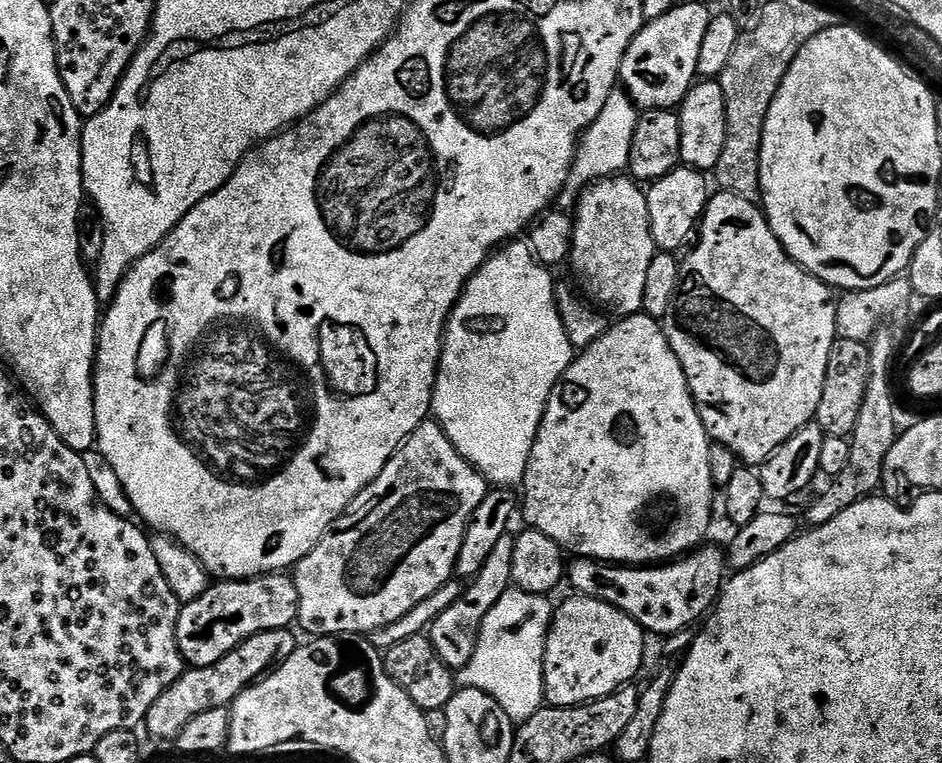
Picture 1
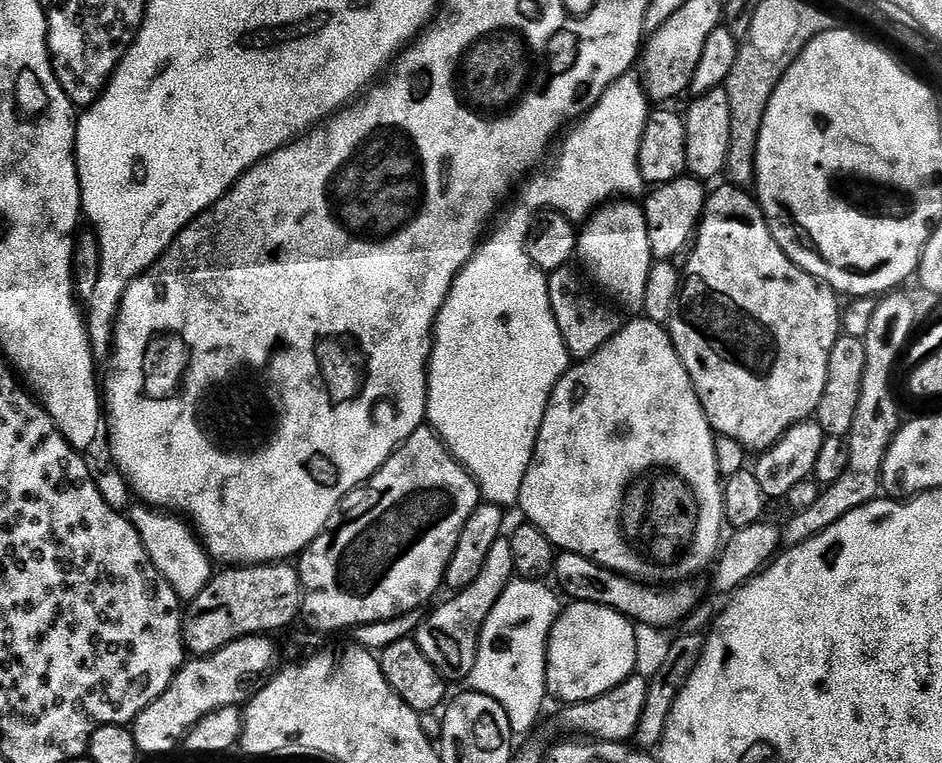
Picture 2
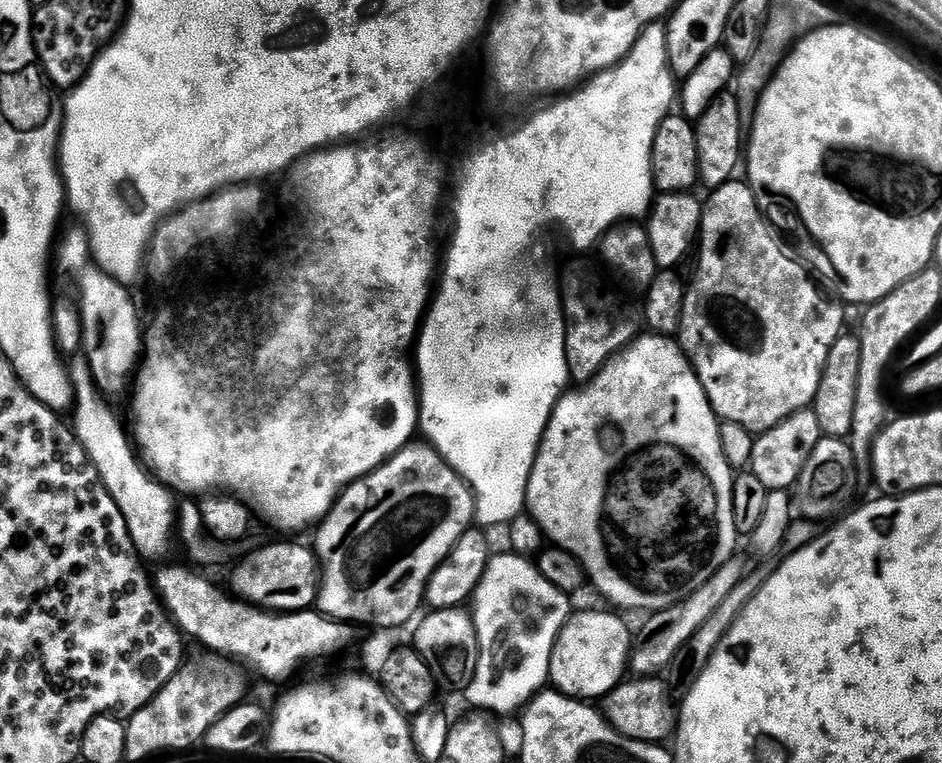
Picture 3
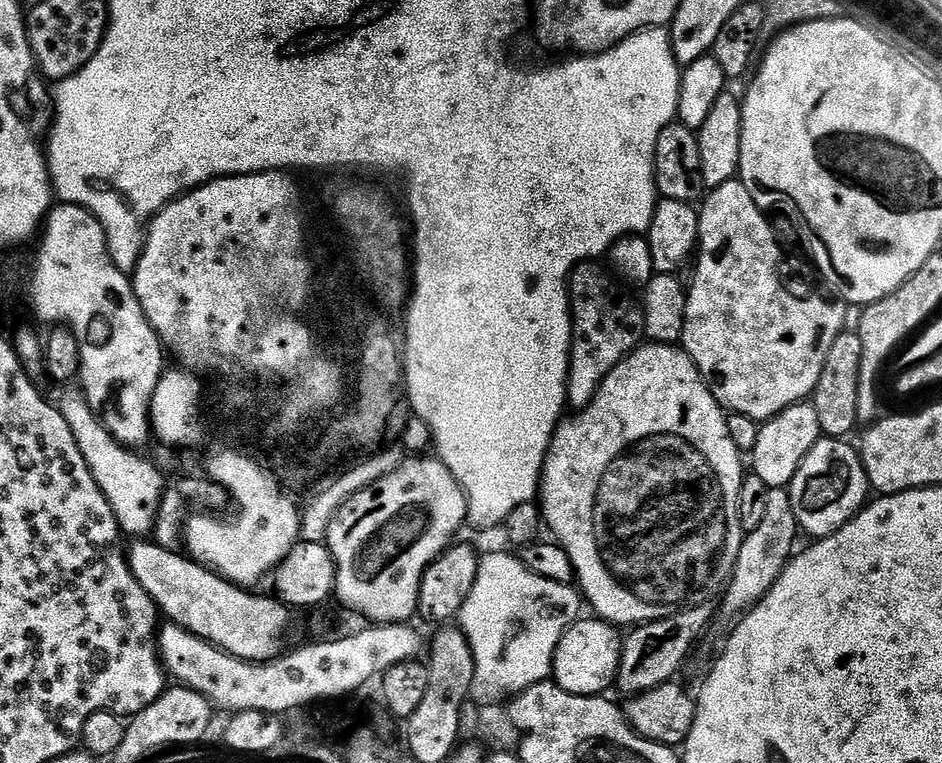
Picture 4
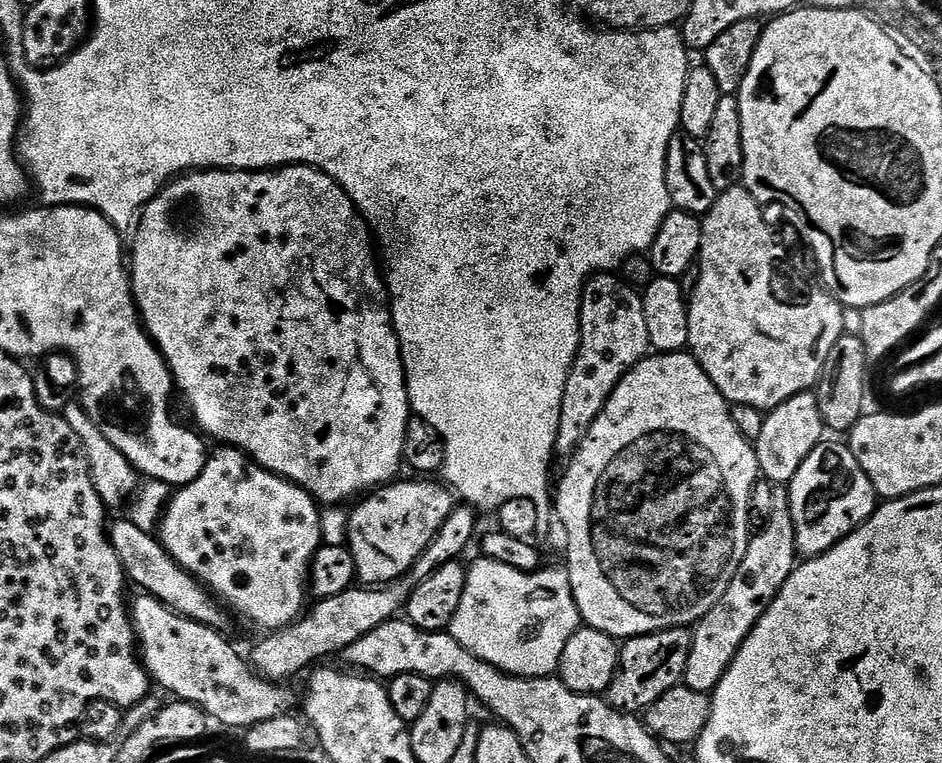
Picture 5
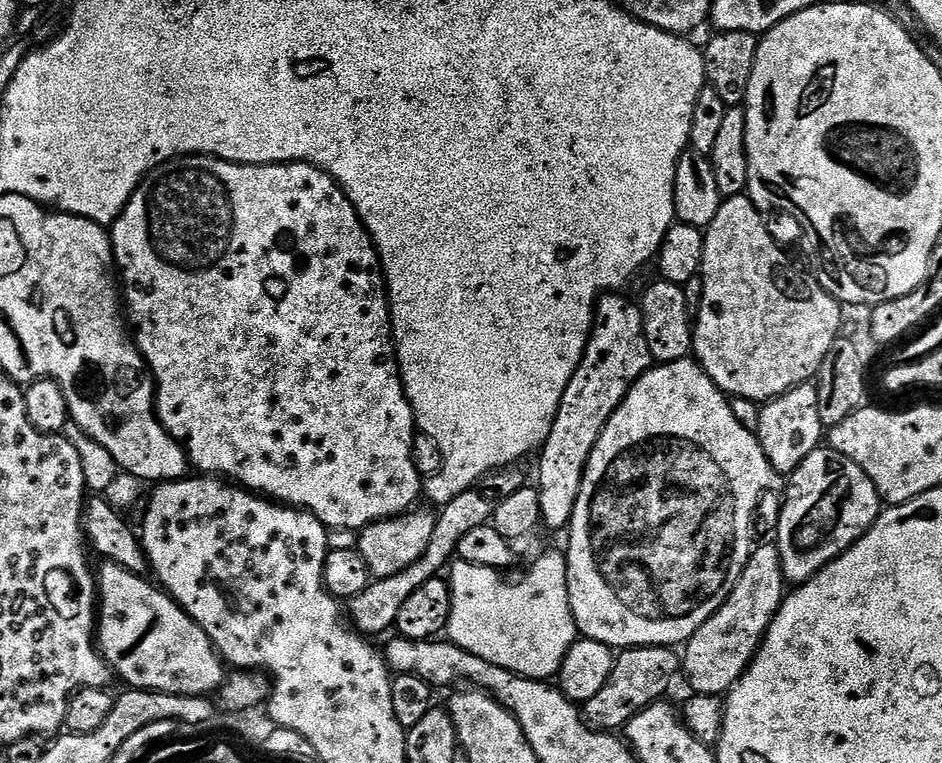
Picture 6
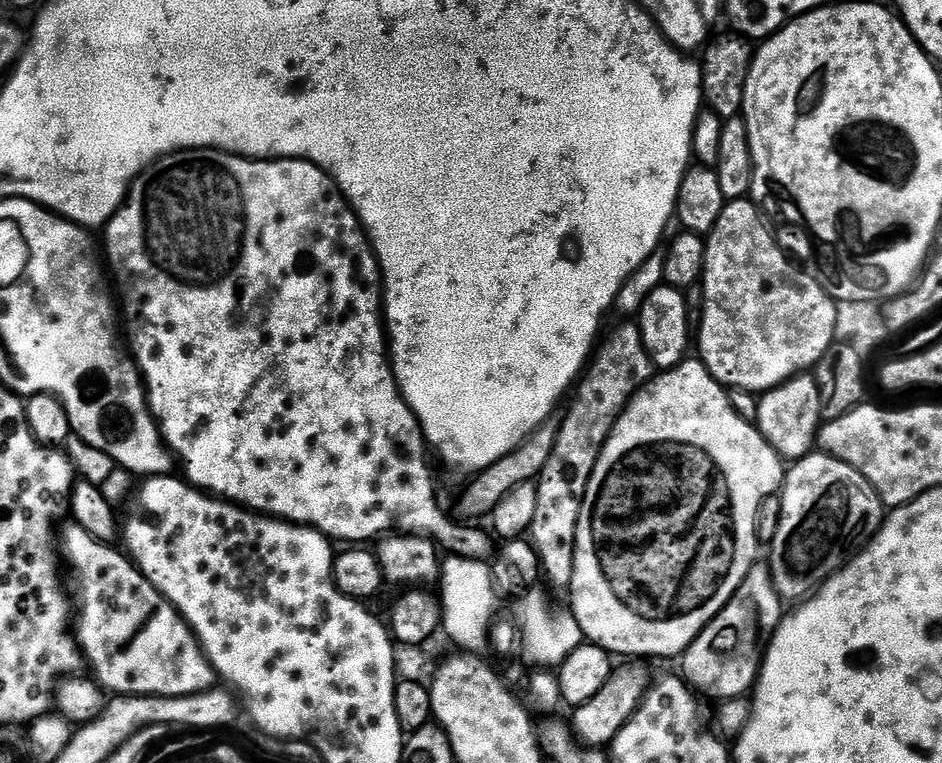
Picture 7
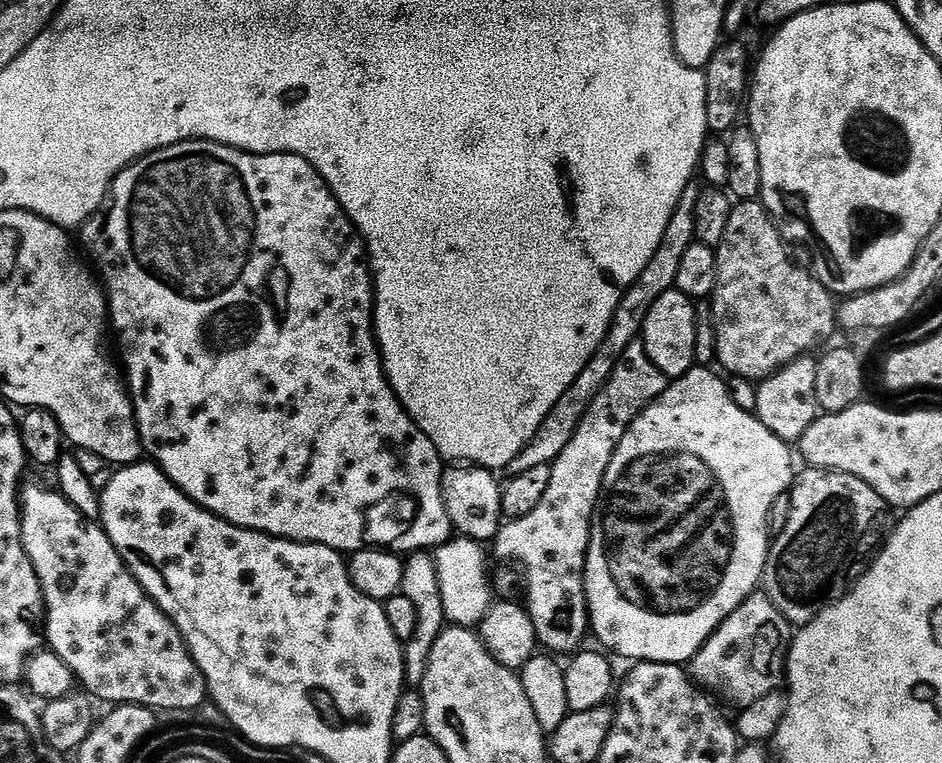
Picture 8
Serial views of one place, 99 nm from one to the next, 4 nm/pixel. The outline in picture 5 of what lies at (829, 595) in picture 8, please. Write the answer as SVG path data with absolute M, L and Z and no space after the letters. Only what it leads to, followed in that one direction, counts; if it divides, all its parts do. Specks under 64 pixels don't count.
M821 442L798 466L792 483L787 485L788 505L794 518L796 551L801 557L821 556L842 538L860 528L877 510L878 497L870 478L858 466L852 449L847 443Z

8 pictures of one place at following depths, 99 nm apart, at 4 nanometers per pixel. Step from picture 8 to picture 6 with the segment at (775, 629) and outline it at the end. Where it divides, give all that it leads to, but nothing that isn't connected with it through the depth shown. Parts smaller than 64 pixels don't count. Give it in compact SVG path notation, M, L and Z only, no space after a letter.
M775 544L753 547L750 558L726 602L683 645L682 672L685 677L688 675L688 684L693 693L723 697L731 692L756 657L785 595L786 581L780 551Z

